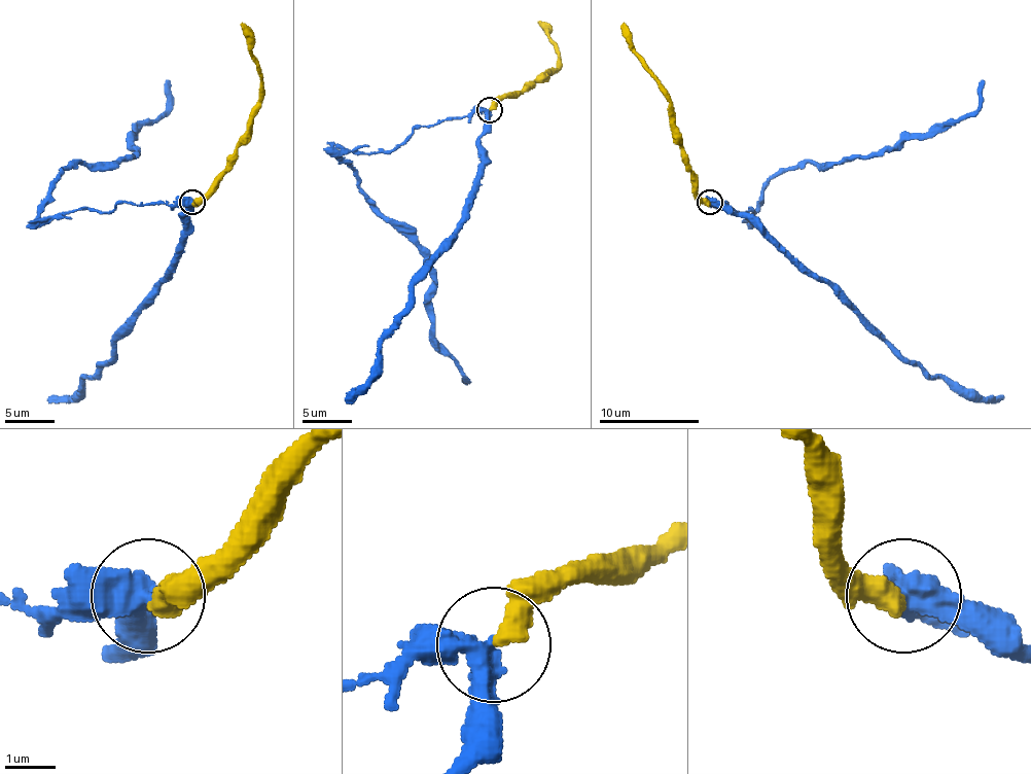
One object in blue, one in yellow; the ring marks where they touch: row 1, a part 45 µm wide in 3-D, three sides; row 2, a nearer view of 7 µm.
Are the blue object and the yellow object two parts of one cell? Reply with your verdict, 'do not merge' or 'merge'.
do not merge

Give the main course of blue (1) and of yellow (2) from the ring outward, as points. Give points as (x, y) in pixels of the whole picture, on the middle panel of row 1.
1: (489, 110), (419, 126), (391, 150), (336, 152), (361, 190), (424, 257), (434, 280), (434, 343), (466, 382)
2: (491, 110), (503, 96), (513, 96), (524, 85), (556, 68), (559, 53), (548, 33), (538, 23)

